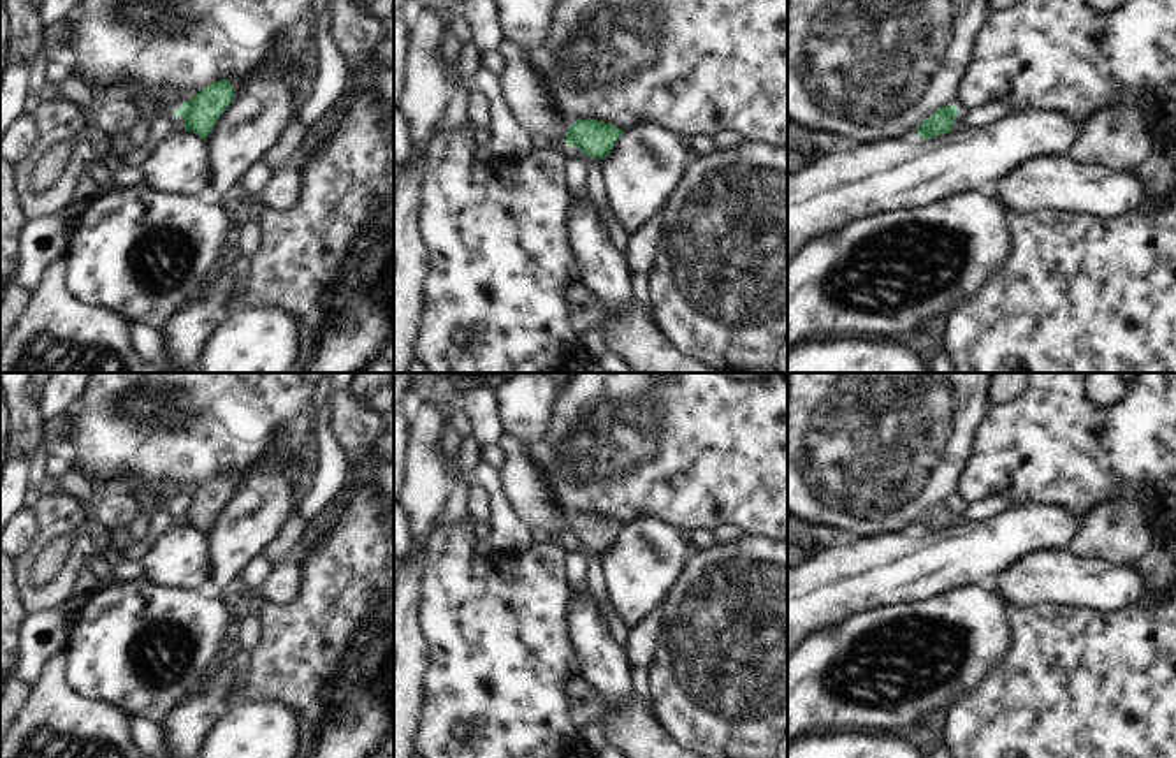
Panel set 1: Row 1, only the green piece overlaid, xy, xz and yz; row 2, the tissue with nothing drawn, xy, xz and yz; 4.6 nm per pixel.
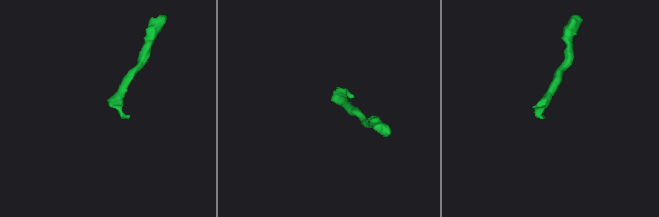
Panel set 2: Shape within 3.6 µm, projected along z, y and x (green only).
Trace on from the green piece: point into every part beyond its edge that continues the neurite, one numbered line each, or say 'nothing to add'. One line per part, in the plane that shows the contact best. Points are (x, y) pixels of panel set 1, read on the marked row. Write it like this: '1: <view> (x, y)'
nothing to add

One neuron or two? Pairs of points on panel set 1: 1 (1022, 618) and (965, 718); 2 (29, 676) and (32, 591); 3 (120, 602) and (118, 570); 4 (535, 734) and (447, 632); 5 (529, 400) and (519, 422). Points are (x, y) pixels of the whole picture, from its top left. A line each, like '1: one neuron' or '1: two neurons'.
1: one neuron
2: two neurons
3: two neurons
4: one neuron
5: one neuron

